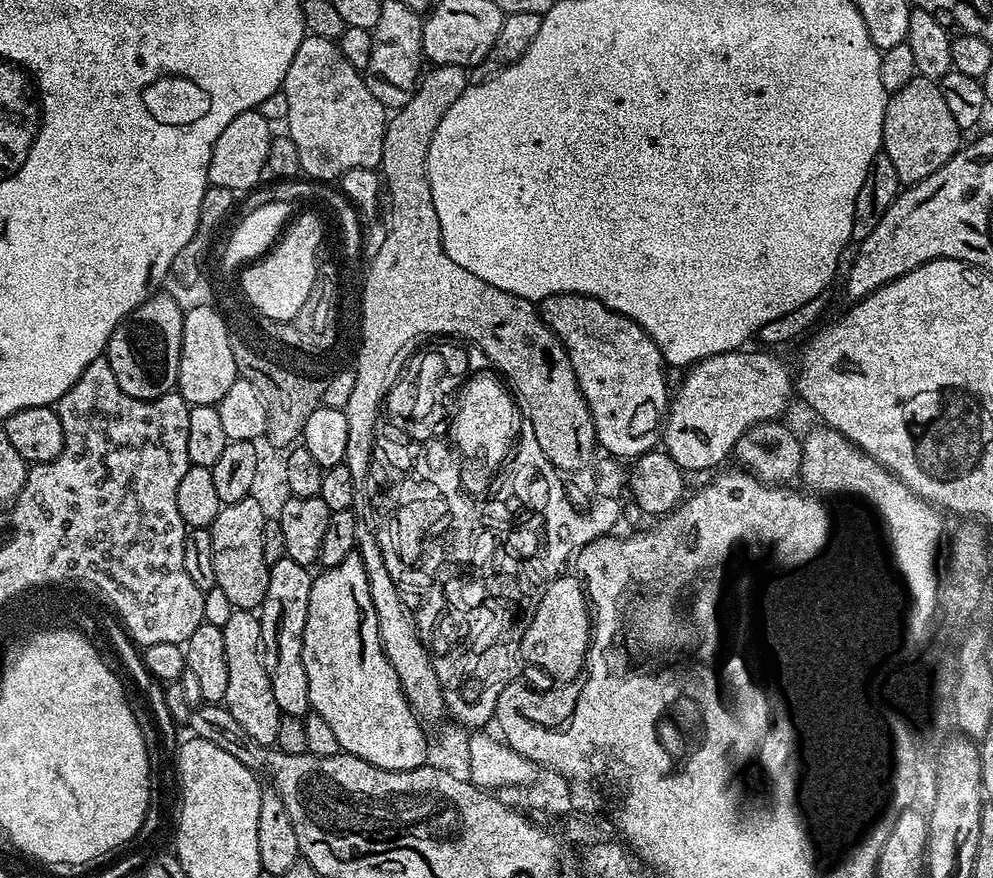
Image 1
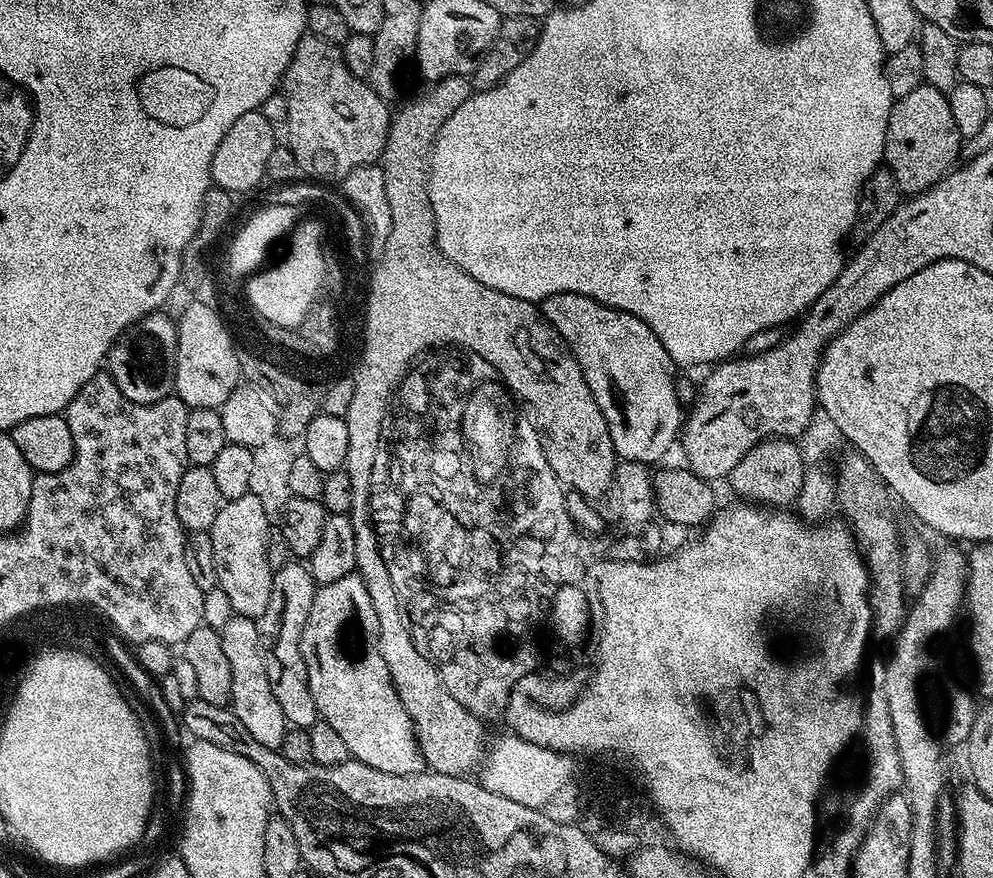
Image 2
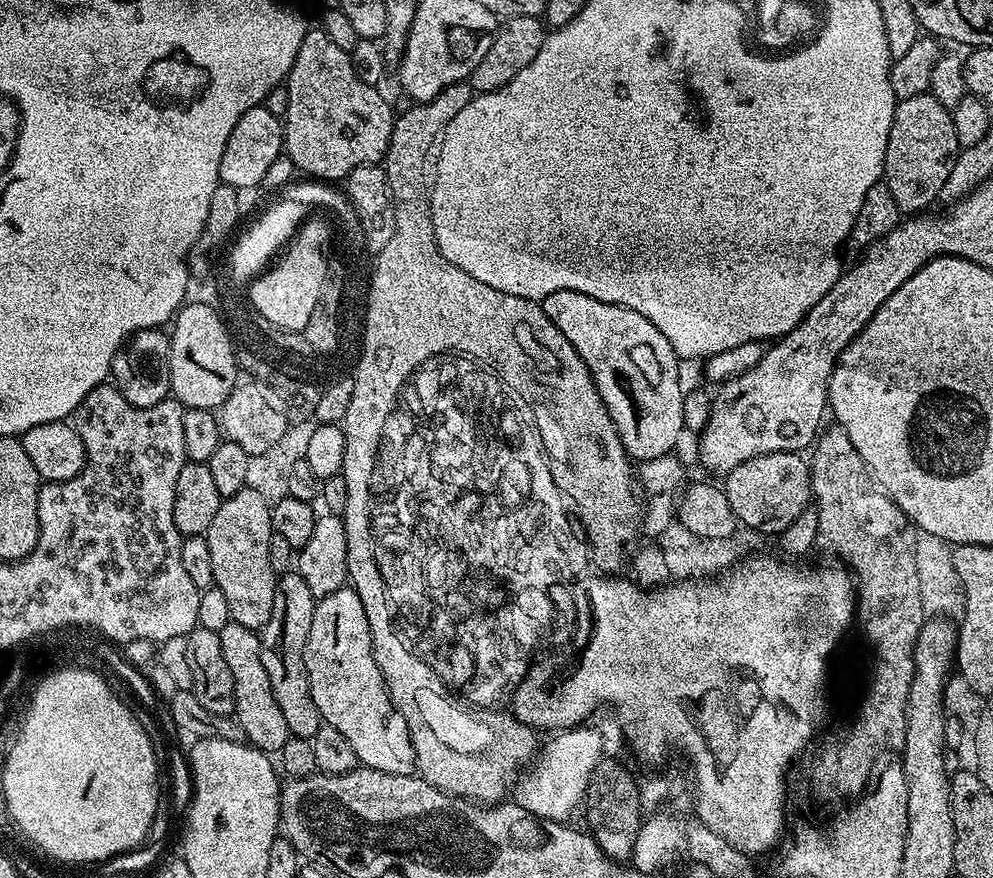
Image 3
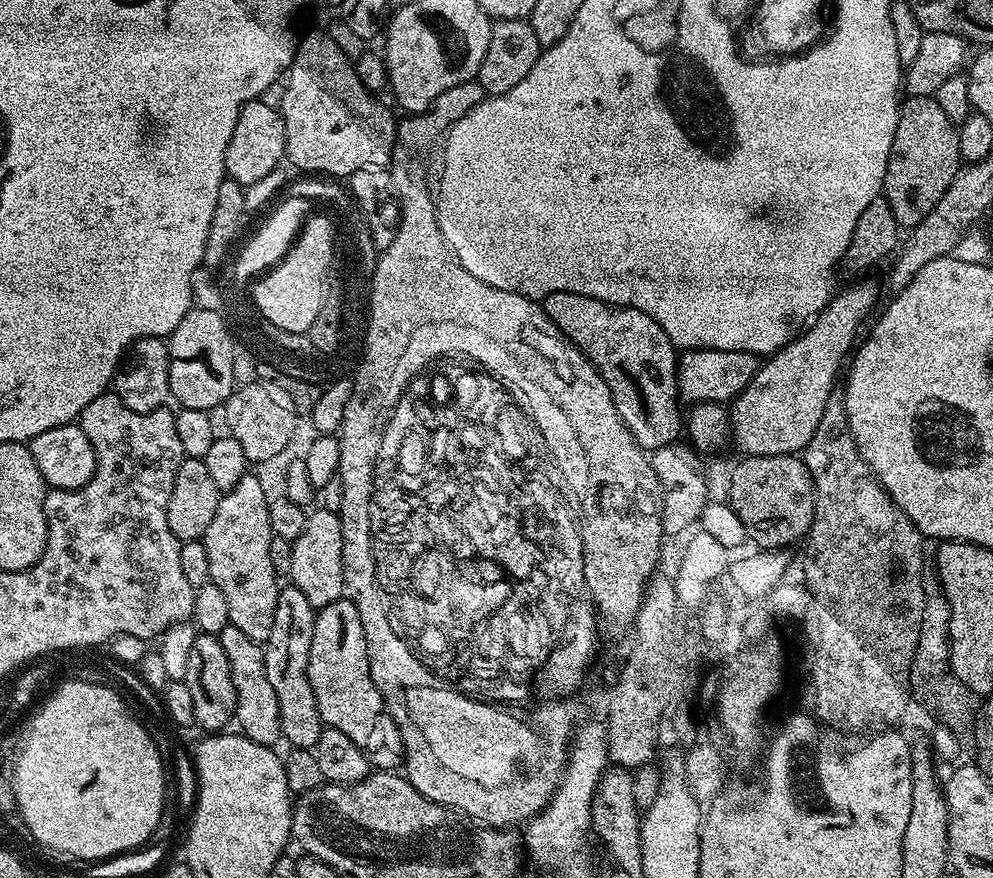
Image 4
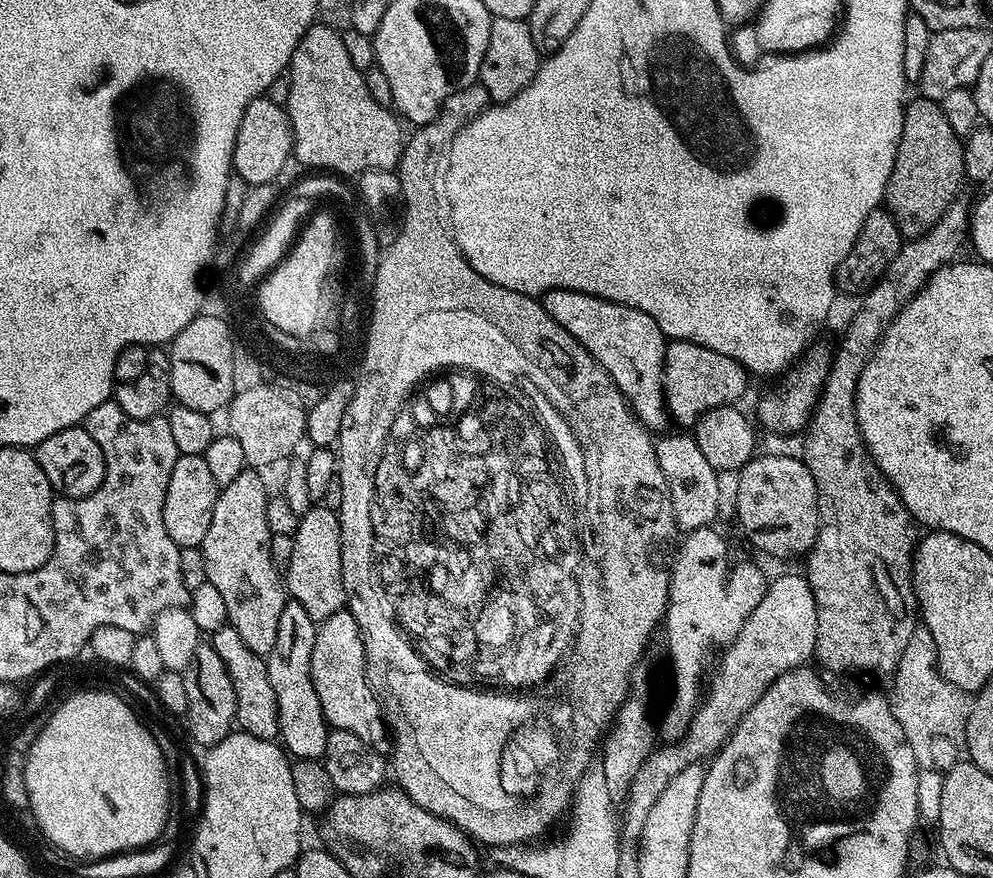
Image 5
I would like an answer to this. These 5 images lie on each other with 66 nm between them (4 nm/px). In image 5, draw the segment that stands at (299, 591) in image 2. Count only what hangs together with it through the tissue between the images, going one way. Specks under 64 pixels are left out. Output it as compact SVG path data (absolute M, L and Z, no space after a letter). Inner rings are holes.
M289 599L282 610L282 618L278 618L278 638L274 642L274 650L270 650L266 658L270 686L274 686L274 698L278 702L278 740L289 757L296 760L320 760L330 731L329 722L322 714L322 702L318 702L318 690L314 690L310 666L317 627L317 621L306 614L306 609L296 600Z

